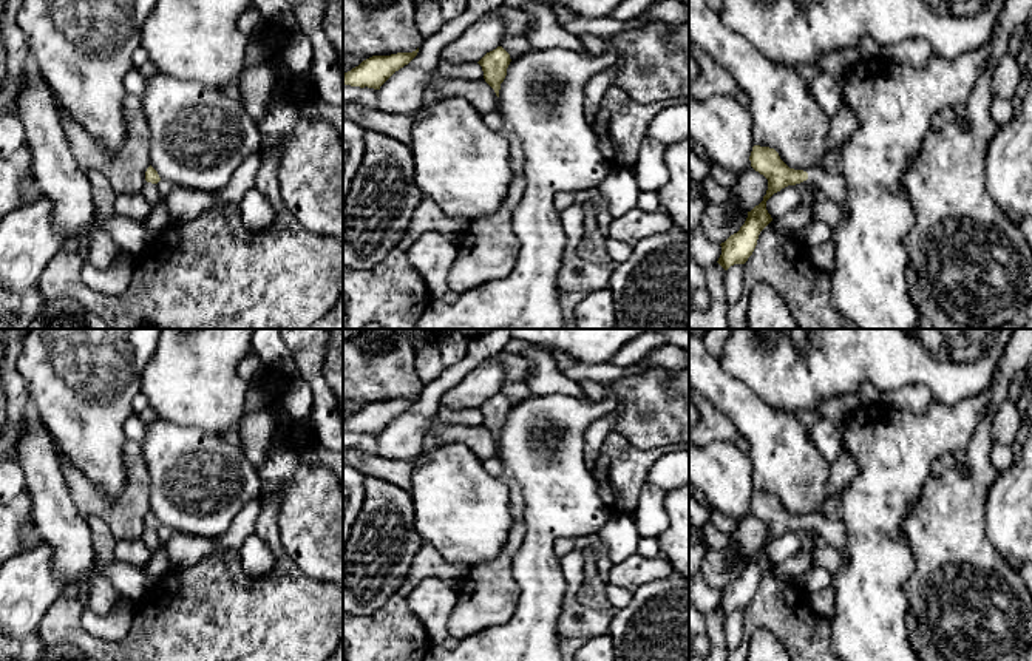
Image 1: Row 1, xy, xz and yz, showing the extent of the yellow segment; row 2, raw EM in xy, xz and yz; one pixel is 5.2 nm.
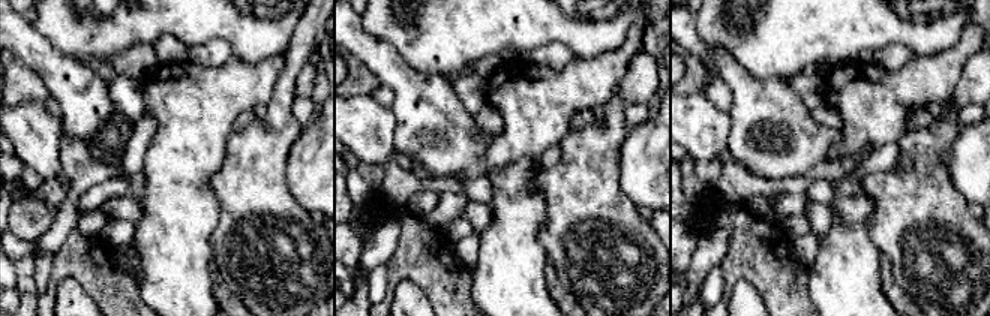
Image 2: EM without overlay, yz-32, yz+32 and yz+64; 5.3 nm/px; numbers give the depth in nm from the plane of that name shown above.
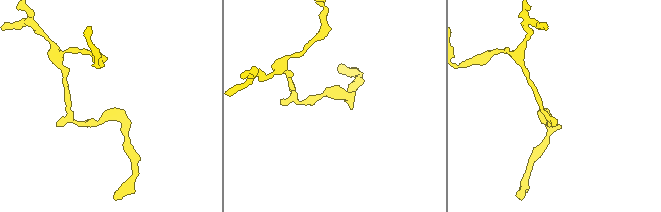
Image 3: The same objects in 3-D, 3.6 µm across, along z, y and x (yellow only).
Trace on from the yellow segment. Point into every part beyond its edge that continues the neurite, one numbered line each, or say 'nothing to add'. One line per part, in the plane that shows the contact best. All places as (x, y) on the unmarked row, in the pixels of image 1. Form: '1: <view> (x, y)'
1: yz (831, 532)

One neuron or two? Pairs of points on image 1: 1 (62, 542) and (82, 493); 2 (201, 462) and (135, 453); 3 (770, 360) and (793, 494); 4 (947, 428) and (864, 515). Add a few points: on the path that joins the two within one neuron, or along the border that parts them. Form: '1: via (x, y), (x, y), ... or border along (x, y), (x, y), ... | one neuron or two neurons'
1: border along (62, 474), (74, 507), (87, 519) | two neurons
2: border along (139, 445), (144, 454), (150, 490) | two neurons
3: border along (750, 388), (771, 408), (793, 414) | two neurons
4: via (926, 450), (884, 493) | one neuron

